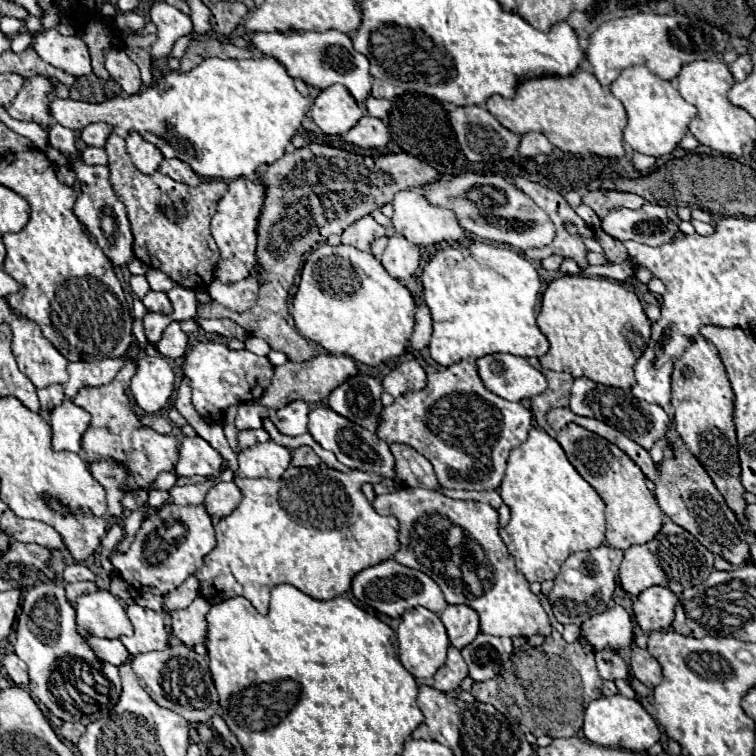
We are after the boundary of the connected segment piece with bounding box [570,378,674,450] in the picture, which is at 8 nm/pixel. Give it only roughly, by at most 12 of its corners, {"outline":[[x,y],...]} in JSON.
{"outline":[[576,378],[570,410],[650,450],[670,416],[630,390]]}

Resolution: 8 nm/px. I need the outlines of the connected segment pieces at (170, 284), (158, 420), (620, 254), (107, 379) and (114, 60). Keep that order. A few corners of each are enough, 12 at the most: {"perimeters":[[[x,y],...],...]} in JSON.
{"perimeters":[[[156,268],[146,278],[156,292],[170,292],[174,280]],[[160,414],[138,416],[140,426],[170,434],[172,424]],[[594,228],[602,252],[590,252],[590,264],[620,264],[628,260],[622,242]],[[124,358],[70,362],[68,398],[78,388],[110,384]],[[124,50],[106,56],[106,68],[132,96],[142,88],[138,66]]]}

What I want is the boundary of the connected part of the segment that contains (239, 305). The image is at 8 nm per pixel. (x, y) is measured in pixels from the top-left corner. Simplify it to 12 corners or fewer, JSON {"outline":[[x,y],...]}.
{"outline":[[260,270],[236,284],[214,280],[208,294],[234,312],[256,304]]}

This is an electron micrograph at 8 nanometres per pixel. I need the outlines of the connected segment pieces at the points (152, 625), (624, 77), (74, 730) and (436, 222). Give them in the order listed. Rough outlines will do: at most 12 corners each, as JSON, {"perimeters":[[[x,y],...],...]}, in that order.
{"perimeters":[[[130,604],[132,656],[168,648],[162,614]],[[646,66],[610,90],[628,112],[624,140],[640,154],[670,154],[696,106]],[[64,722],[60,728],[68,742],[78,744],[84,734],[82,724]],[[416,190],[394,196],[392,224],[418,246],[464,240],[446,208]]]}

